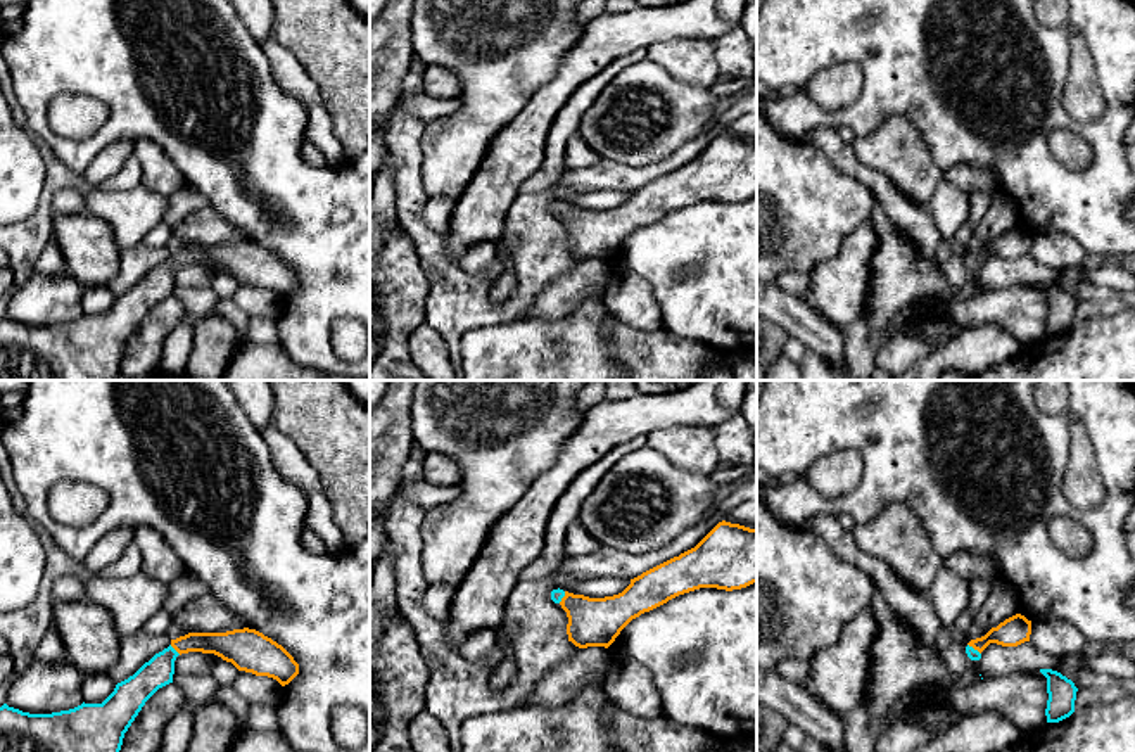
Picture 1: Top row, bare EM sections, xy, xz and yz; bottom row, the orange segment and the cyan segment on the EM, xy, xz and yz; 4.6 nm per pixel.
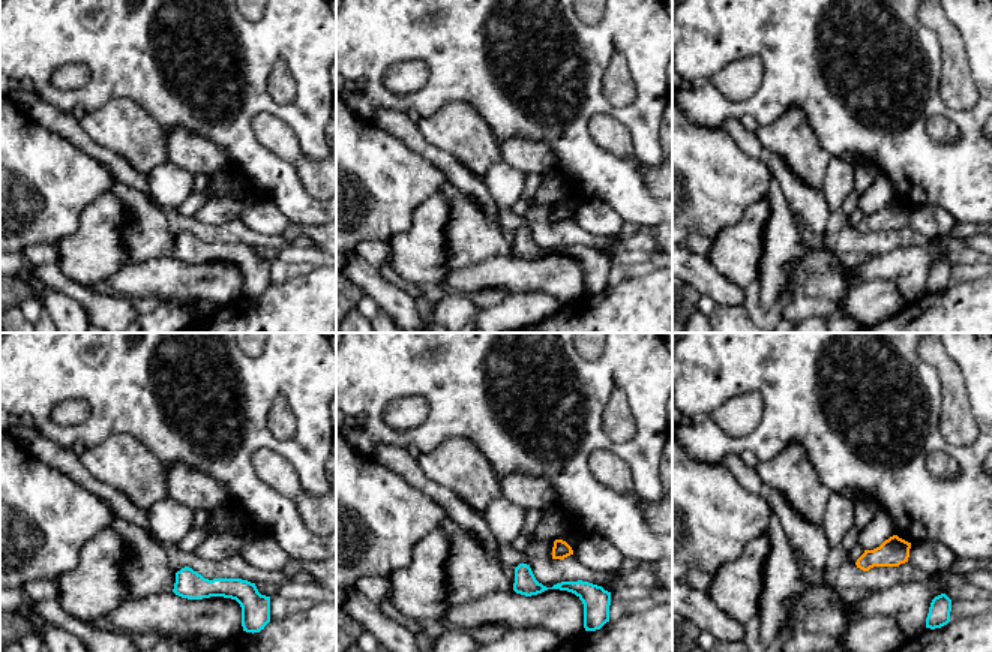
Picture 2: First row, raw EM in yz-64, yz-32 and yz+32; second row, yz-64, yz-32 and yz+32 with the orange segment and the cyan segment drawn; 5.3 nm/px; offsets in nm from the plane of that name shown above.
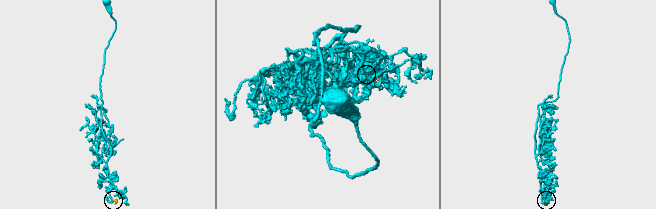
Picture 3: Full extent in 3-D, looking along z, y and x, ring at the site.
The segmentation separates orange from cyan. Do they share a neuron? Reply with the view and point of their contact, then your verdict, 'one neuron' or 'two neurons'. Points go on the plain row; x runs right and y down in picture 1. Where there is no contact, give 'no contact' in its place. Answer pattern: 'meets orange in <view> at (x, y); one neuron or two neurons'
meets orange in xy at (175, 261); one neuron

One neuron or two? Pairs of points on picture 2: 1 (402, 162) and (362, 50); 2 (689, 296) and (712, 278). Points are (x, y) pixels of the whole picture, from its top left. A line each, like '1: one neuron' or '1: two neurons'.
1: two neurons
2: two neurons

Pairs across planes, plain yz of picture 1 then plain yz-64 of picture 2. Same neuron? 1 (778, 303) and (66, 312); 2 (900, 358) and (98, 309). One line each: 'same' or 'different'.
1: same
2: same

